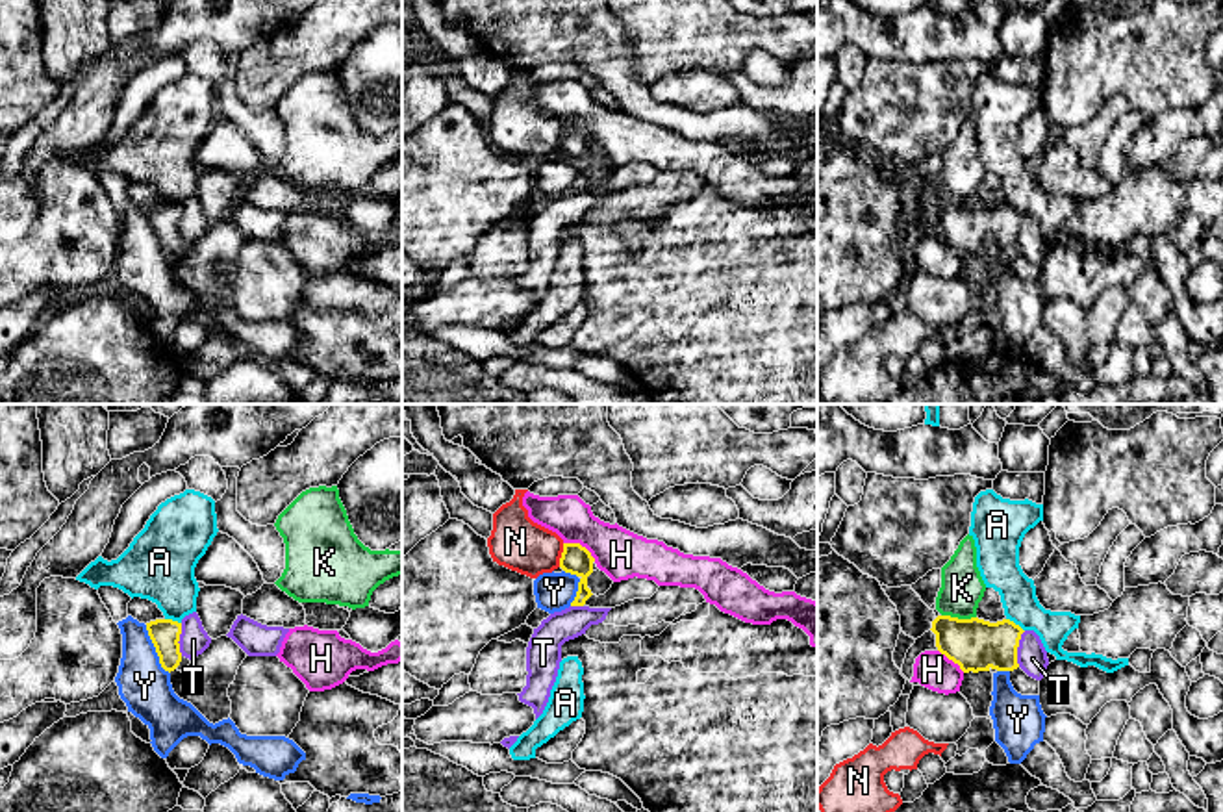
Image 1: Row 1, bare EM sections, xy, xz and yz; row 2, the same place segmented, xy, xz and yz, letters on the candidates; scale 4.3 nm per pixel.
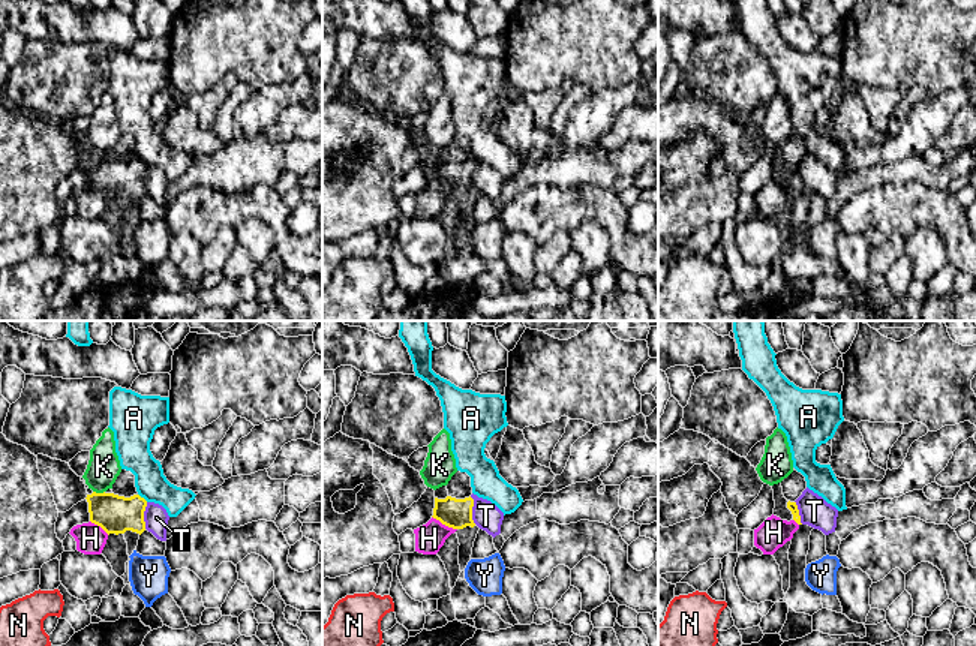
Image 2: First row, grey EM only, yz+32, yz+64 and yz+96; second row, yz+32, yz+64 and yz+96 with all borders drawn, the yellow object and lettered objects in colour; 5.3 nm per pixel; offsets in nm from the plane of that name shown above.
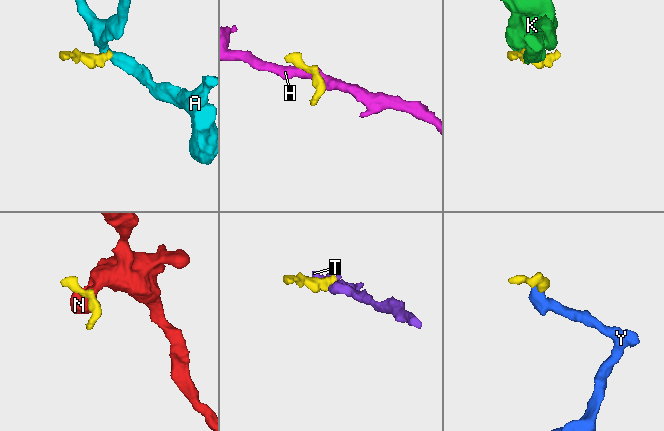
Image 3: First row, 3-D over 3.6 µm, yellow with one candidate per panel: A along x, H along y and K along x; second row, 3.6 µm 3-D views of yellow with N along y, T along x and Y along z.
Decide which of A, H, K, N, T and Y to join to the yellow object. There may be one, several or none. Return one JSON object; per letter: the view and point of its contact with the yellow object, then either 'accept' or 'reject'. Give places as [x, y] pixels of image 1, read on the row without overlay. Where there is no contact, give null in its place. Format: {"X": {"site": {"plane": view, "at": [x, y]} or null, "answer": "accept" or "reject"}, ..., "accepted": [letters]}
{"A": {"site": {"plane": "yz", "at": [1014, 208]}, "answer": "reject"}, "H": {"site": {"plane": "xz", "at": [579, 128]}, "answer": "reject"}, "K": {"site": {"plane": "yz", "at": [957, 202]}, "answer": "reject"}, "N": {"site": {"plane": "xz", "at": [562, 139]}, "answer": "reject"}, "T": {"site": {"plane": "yz", "at": [1016, 234]}, "answer": "reject"}, "Y": {"site": {"plane": "xy", "at": [156, 234]}, "answer": "reject"}, "accepted": []}

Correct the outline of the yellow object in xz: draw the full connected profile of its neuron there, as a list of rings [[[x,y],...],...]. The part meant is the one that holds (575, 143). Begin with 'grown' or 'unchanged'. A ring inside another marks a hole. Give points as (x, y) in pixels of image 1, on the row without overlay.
grown | [[[563,128],[560,152],[580,163],[578,176],[571,191],[584,191],[591,180],[604,180],[613,165],[600,154],[593,154],[595,143],[580,128]]]

